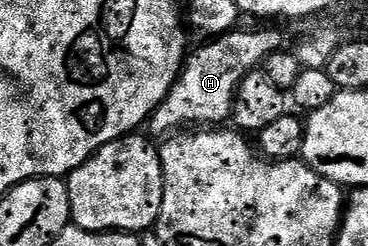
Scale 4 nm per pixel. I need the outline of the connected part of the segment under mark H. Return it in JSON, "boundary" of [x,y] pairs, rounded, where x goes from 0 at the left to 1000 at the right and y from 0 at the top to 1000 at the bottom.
{"boundary":[[[641,114],[625,138],[565,167],[533,220],[527,207],[505,240],[497,297],[405,484],[413,549],[454,553],[489,520],[519,520],[533,504],[606,504],[614,480],[620,492],[630,476],[639,378],[660,313],[723,256],[731,224],[774,187],[758,122],[660,118]]]}

